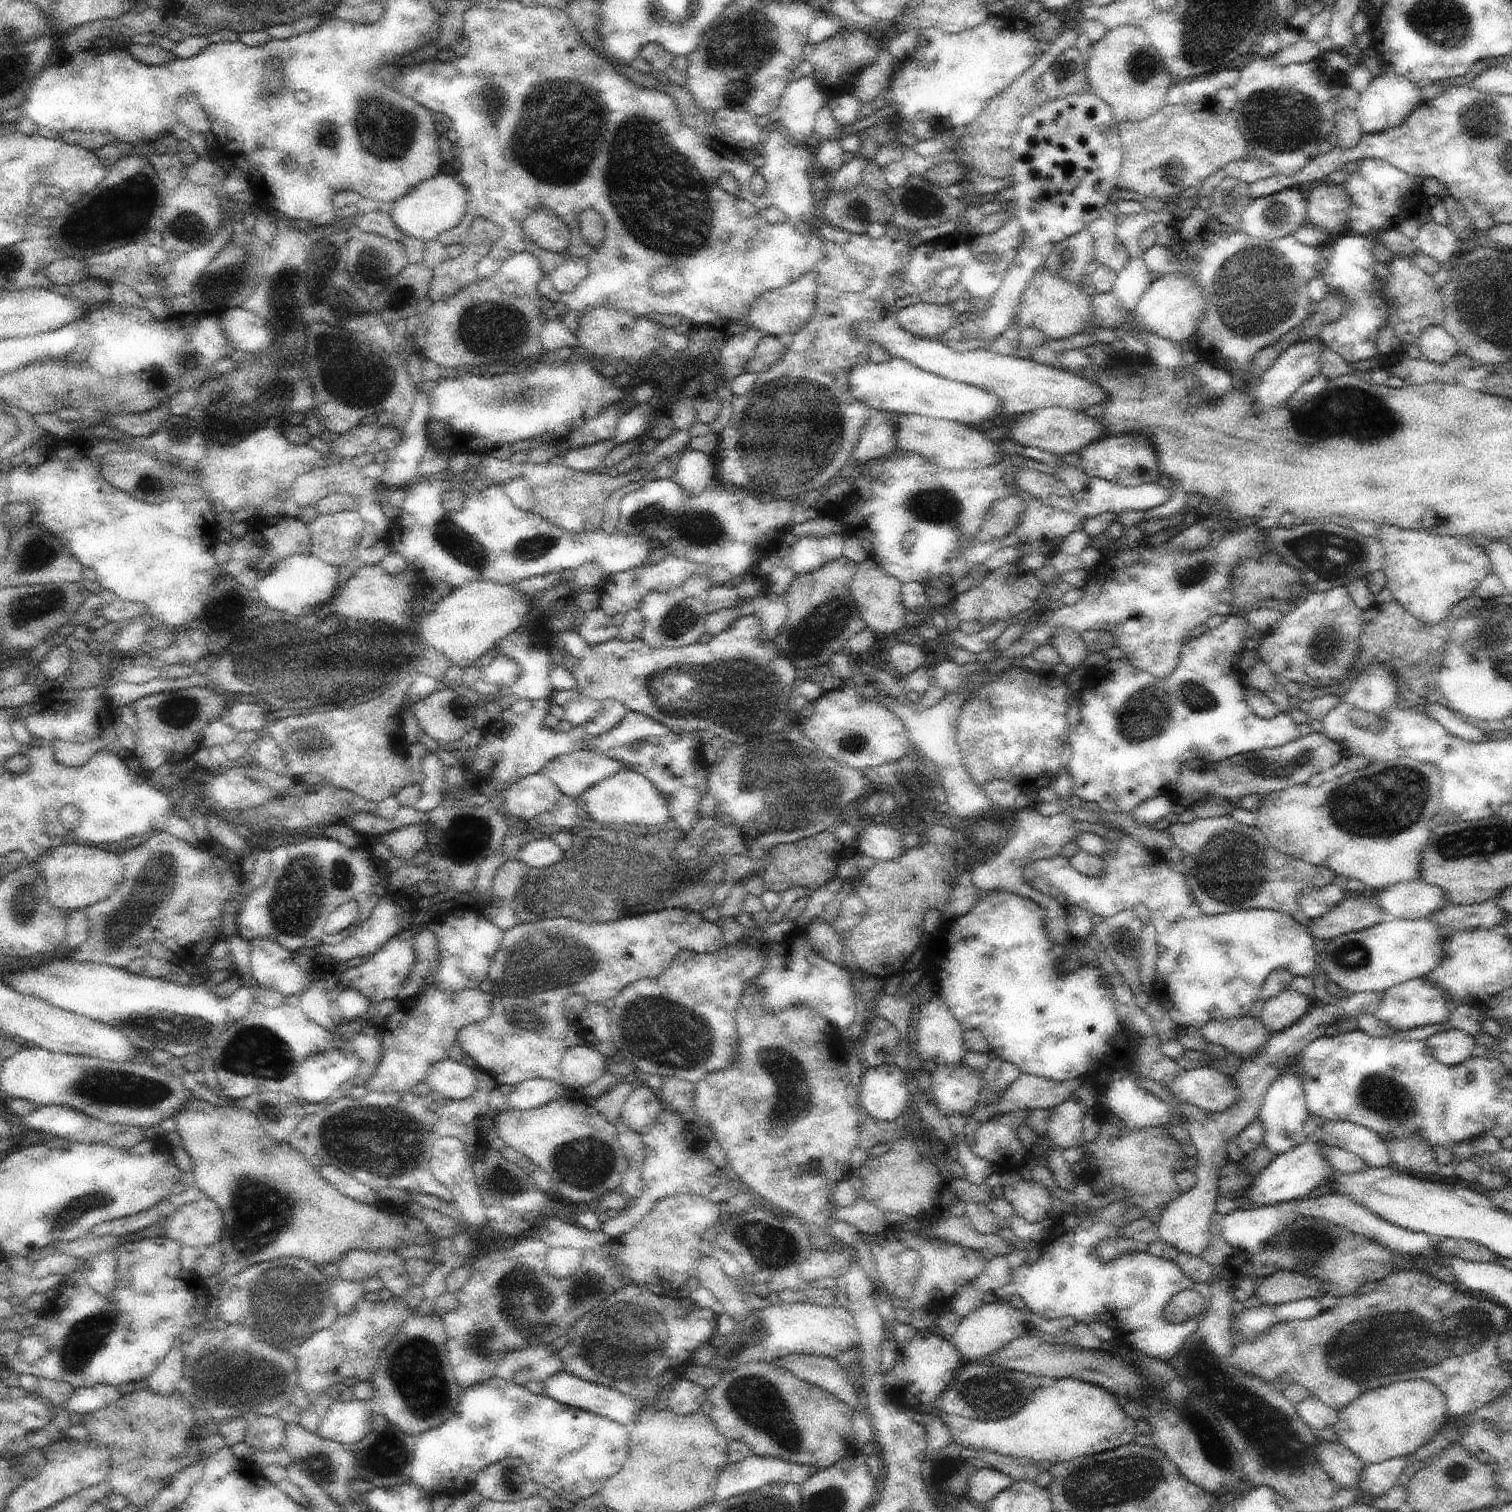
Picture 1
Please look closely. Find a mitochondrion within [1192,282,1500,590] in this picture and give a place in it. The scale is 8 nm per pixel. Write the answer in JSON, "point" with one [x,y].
{"point":[1348,413]}

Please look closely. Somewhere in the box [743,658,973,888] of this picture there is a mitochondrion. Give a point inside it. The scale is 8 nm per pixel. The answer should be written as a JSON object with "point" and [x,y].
{"point":[852,744]}

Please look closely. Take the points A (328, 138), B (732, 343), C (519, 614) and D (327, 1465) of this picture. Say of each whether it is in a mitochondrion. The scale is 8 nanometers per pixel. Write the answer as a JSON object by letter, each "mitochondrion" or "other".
{"A":"mitochondrion","B":"other","C":"other","D":"mitochondrion"}

